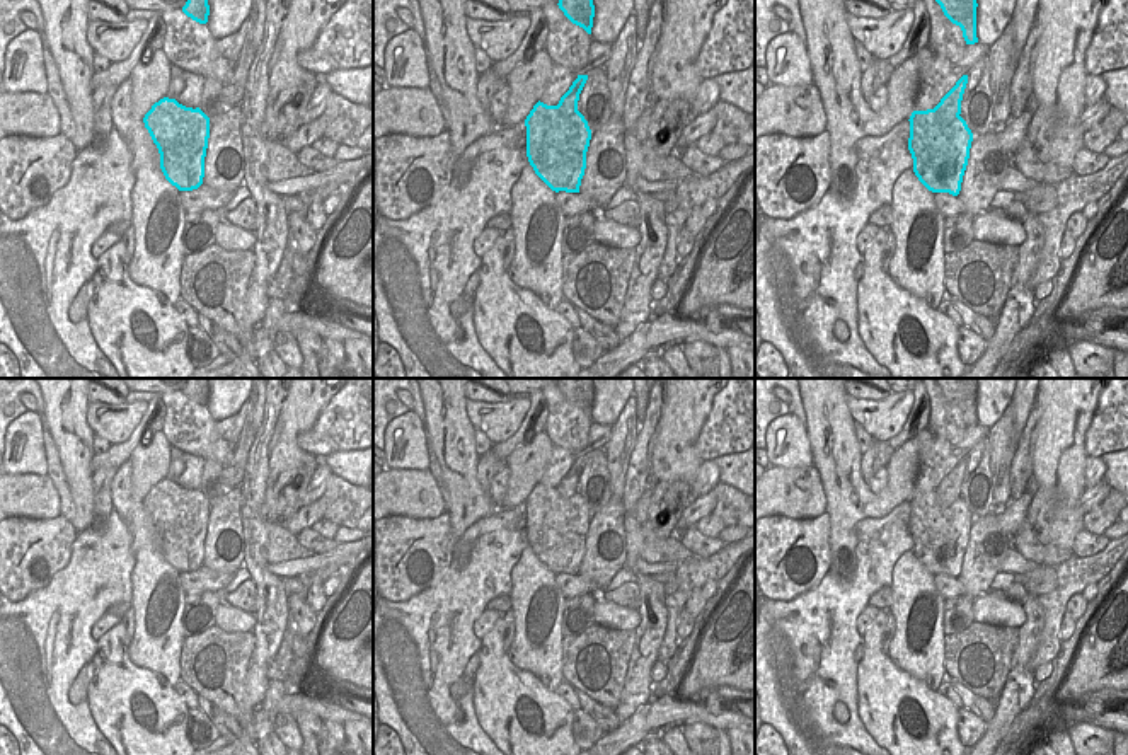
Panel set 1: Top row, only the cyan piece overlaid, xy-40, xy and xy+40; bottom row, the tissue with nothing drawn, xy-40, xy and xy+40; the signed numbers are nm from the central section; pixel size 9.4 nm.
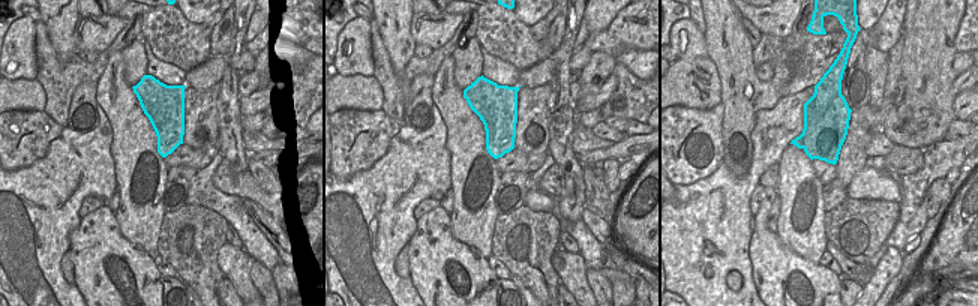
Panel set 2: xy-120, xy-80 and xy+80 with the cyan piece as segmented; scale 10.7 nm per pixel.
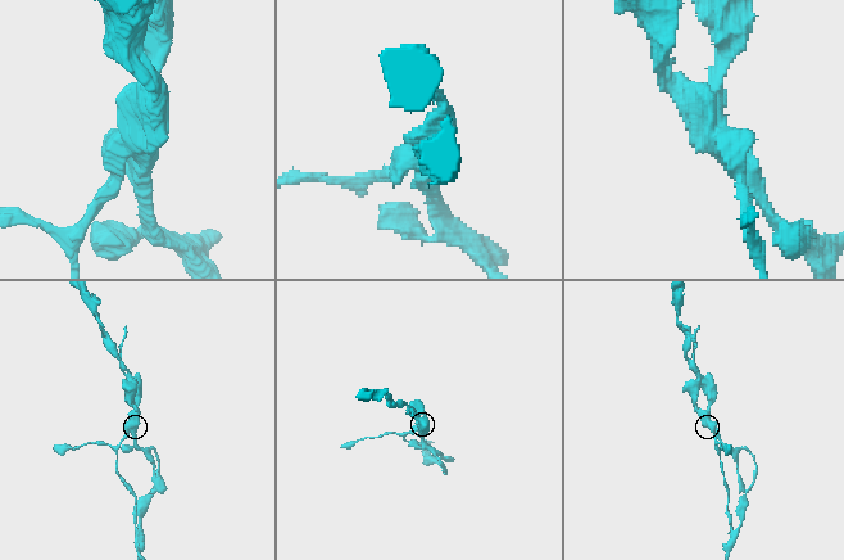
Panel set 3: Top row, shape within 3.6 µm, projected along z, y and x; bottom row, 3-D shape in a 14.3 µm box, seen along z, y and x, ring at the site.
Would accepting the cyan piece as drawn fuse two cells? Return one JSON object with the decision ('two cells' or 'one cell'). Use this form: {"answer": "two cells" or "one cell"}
{"answer": "two cells"}

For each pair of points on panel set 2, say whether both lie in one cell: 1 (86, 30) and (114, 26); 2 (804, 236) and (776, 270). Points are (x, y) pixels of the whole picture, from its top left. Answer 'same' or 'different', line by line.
1: same
2: different

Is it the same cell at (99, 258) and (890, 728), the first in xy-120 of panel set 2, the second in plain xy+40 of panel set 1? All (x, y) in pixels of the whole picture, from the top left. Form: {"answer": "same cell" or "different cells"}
{"answer": "same cell"}

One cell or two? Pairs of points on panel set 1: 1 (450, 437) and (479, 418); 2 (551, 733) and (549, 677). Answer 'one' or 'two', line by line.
1: two
2: two

